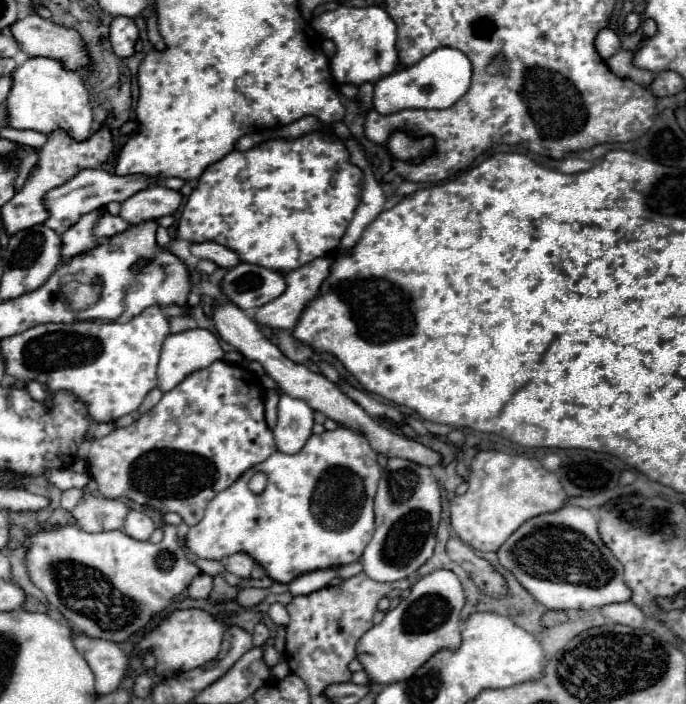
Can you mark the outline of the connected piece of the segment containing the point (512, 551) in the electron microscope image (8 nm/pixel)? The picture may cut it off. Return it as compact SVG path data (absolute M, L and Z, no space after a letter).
M566 505L560 511L526 521L496 553L500 565L546 609L594 609L632 597L632 591L624 585L622 565L598 535L596 517L582 507Z

